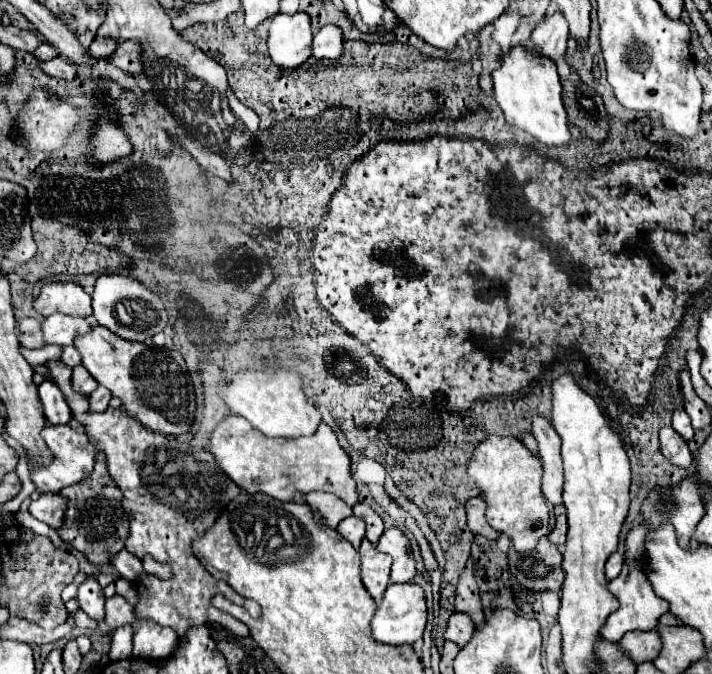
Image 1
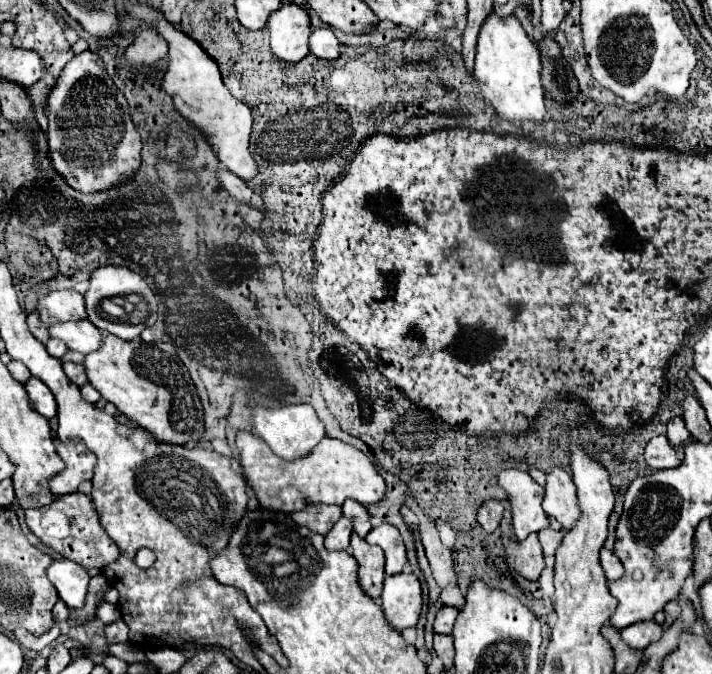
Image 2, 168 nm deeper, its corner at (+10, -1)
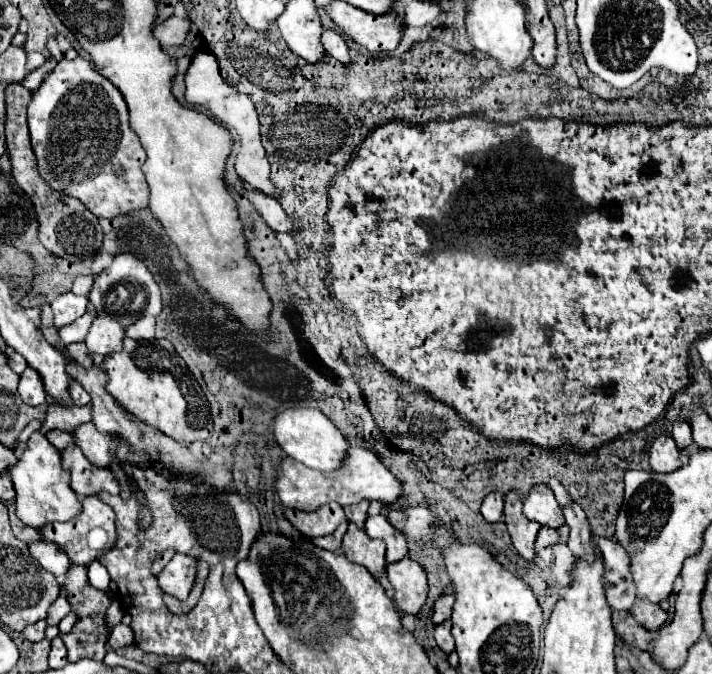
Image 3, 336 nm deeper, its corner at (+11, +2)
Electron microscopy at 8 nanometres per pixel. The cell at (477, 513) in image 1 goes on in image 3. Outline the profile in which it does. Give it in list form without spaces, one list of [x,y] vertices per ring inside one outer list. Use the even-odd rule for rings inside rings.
[[[492,491],[484,497],[482,501],[482,507],[480,507],[480,513],[484,515],[486,521],[494,523],[502,517],[502,509],[504,509],[504,495],[500,491]]]

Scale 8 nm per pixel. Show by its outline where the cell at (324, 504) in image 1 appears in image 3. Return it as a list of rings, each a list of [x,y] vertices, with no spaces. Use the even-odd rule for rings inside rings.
[[[326,503],[310,513],[298,509],[284,509],[284,517],[306,537],[330,535],[340,523],[348,521],[344,509],[338,503]]]

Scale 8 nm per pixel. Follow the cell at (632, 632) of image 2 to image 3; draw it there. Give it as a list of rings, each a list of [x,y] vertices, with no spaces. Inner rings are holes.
[[[636,601],[634,605],[632,605],[632,609],[630,609],[632,613],[634,613],[634,617],[636,617],[636,621],[640,623],[640,625],[644,625],[648,631],[656,631],[656,629],[660,629],[662,625],[664,625],[664,621],[666,621],[666,611],[660,607],[660,605],[656,605],[656,603],[650,603],[650,601]]]

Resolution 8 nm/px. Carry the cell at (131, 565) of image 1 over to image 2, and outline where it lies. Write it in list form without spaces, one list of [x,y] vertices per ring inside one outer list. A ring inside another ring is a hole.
[[[81,492],[57,496],[49,506],[43,506],[43,508],[25,510],[25,522],[43,544],[55,548],[59,554],[81,564],[83,568],[103,570],[107,564],[115,562],[121,554],[117,544],[103,532],[91,498]]]

